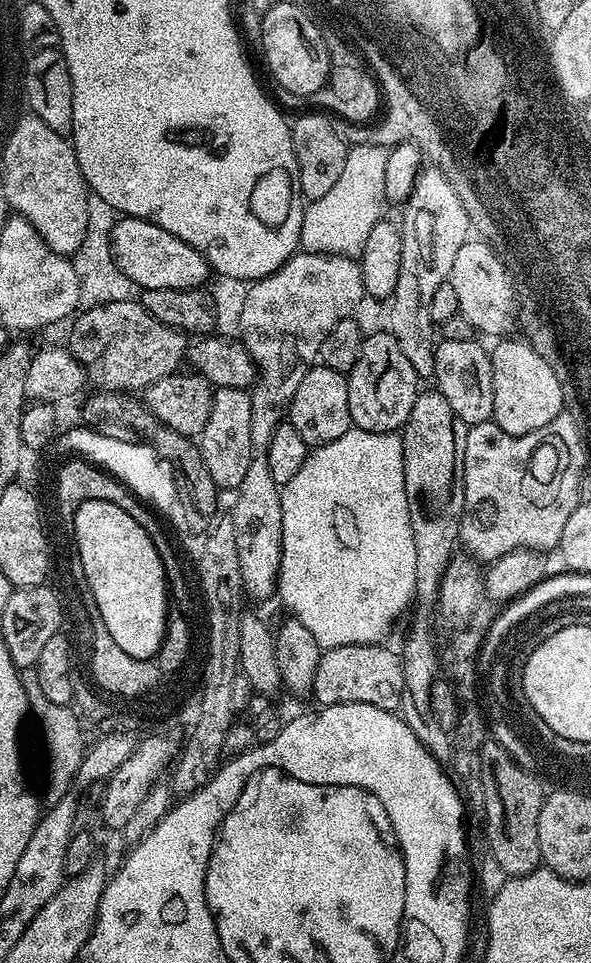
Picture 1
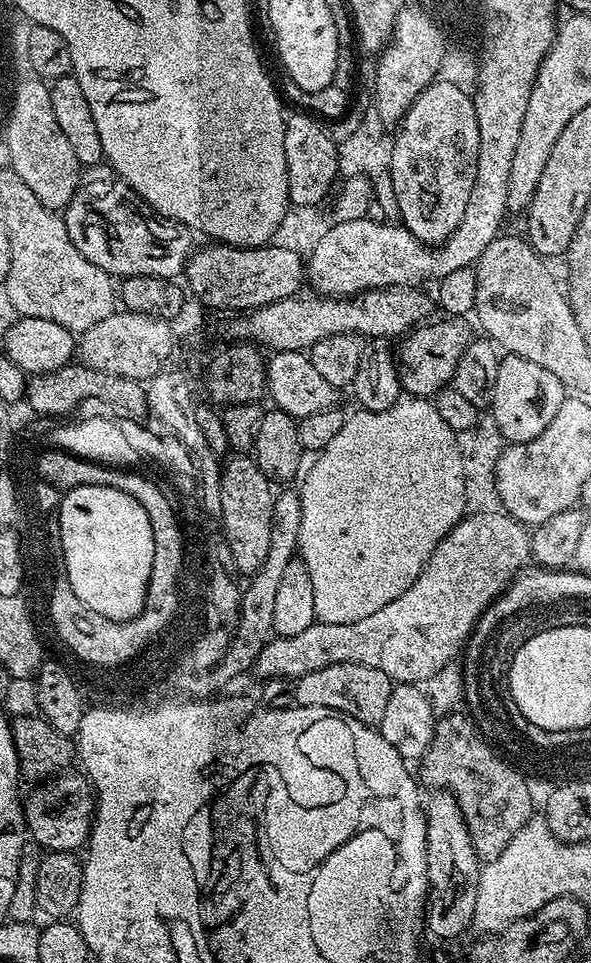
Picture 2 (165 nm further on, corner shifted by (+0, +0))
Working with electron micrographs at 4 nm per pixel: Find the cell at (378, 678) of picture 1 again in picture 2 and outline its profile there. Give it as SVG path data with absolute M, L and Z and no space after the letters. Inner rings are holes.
M336 664L306 673L294 684L294 700L301 708L318 706L333 708L345 716L353 716L363 724L379 725L386 702L390 699L394 681L372 666L362 664Z

